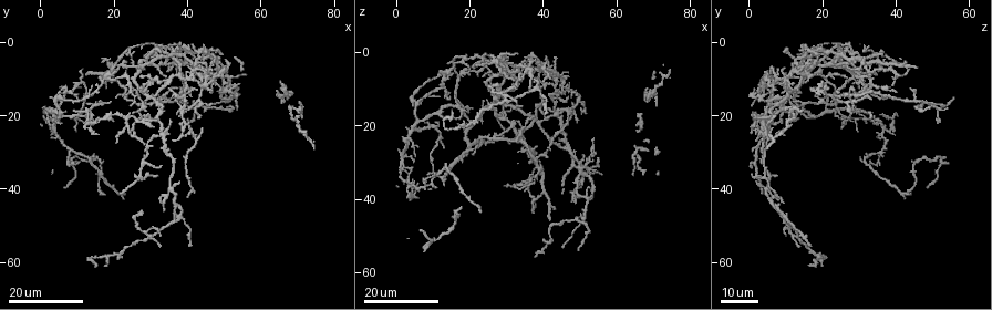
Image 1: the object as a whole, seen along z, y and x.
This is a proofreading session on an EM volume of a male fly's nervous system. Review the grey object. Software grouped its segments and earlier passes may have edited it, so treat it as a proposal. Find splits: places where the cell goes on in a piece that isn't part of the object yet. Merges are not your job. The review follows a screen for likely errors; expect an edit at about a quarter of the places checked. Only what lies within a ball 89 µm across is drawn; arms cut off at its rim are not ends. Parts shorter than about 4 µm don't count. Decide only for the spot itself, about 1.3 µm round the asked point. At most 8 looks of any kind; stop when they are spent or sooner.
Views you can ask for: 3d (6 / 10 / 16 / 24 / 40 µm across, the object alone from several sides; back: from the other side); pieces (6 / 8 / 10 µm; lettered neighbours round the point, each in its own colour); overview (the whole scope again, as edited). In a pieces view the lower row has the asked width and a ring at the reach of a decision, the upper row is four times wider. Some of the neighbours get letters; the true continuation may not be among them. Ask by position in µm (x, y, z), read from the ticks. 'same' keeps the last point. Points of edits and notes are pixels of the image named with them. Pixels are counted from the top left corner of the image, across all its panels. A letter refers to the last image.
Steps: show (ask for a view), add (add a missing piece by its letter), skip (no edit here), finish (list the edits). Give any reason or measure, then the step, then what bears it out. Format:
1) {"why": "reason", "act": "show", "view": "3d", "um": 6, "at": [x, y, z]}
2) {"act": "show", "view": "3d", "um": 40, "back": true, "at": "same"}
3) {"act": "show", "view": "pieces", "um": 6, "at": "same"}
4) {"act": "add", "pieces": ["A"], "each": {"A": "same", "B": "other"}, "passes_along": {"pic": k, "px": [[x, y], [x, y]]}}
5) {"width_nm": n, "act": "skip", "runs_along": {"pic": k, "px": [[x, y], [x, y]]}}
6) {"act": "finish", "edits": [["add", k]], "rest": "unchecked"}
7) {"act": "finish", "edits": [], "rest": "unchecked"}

{"act": "show", "view": "3d", "um": 24, "at": [53.0, 18.5, 28.5]}

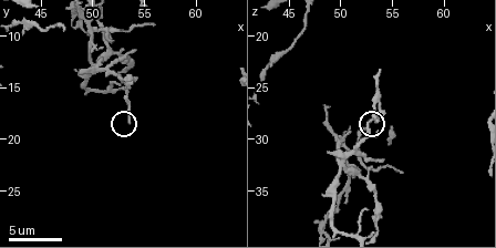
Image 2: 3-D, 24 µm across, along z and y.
{"act": "show", "view": "3d", "um": 6, "at": [53.4, 18.2, 28.2]}

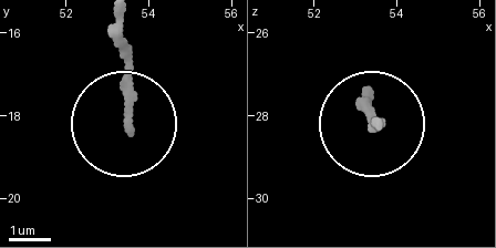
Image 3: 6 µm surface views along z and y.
{"act": "show", "view": "pieces", "um": 8, "at": [53.55, 18.30, 28.20]}

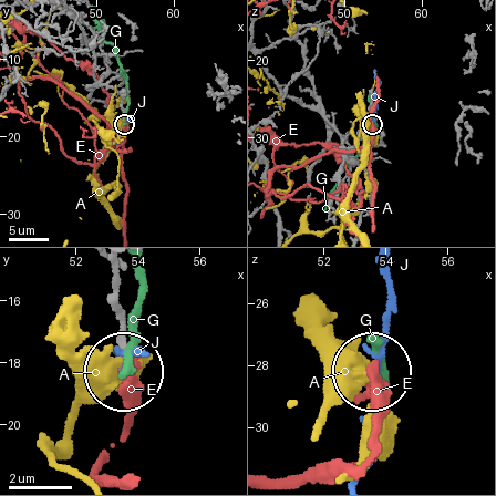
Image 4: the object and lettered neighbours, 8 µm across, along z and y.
{"act": "skip", "each": {"A": "other", "E": "other", "G": "other", "J": "other"}, "found": "no lettered piece goes on from it"}

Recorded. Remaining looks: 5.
{"why": "thin end", "act": "show", "view": "pieces", "um": 6, "at": [53.8, 11.4, 32.0]}

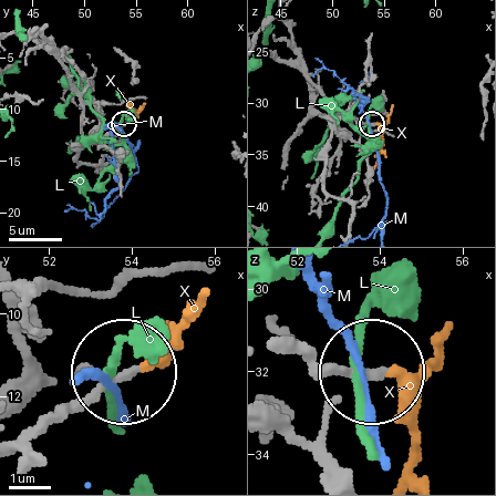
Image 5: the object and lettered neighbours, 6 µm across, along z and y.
{"act": "add", "pieces": ["X"], "each": {"L": "other", "M": "other", "X": "same"}, "found": "it goes on there"}

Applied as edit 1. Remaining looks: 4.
{"why": "thin end", "act": "show", "view": "3d", "um": 16, "at": [18.5, 16.0, 15.5]}

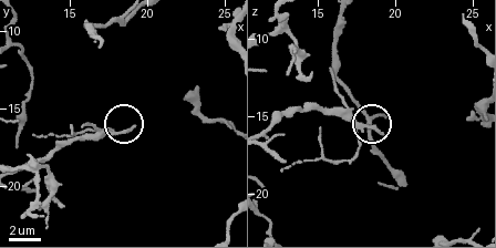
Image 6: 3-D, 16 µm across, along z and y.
{"why": "see the neighbours", "act": "show", "view": "pieces", "um": 8, "at": [18.8, 16.2, 16.0]}

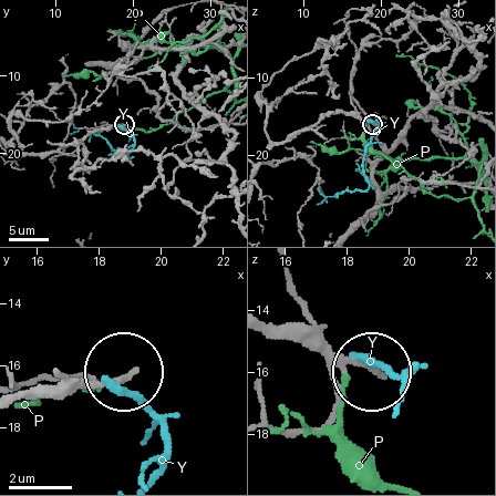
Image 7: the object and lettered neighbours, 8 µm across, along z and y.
{"act": "skip", "each": {"P": "other", "Y": "other"}, "runs_along": {"pic": 7, "px": [[266, 125], [271, 141], [283, 143], [334, 113], [372, 124]]}, "found": "no lettered piece goes on from it"}

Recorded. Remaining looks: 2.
{"act": "show", "view": "3d", "um": 24, "at": [15.0, 61.5, 16.0]}

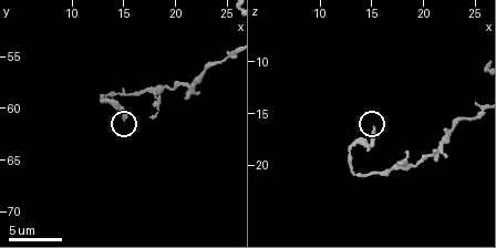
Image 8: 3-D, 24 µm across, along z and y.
{"act": "show", "view": "pieces", "um": 10, "at": [15.2, 60.8, 16.2]}

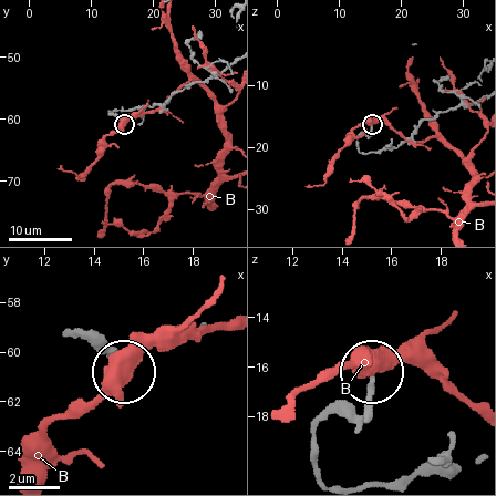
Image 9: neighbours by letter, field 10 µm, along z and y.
{"act": "skip", "each": {"B": "other"}, "found": "none of them fits"}

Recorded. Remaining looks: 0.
{"act": "finish", "edits": [["add", 5]], "rest": "unchecked"}

